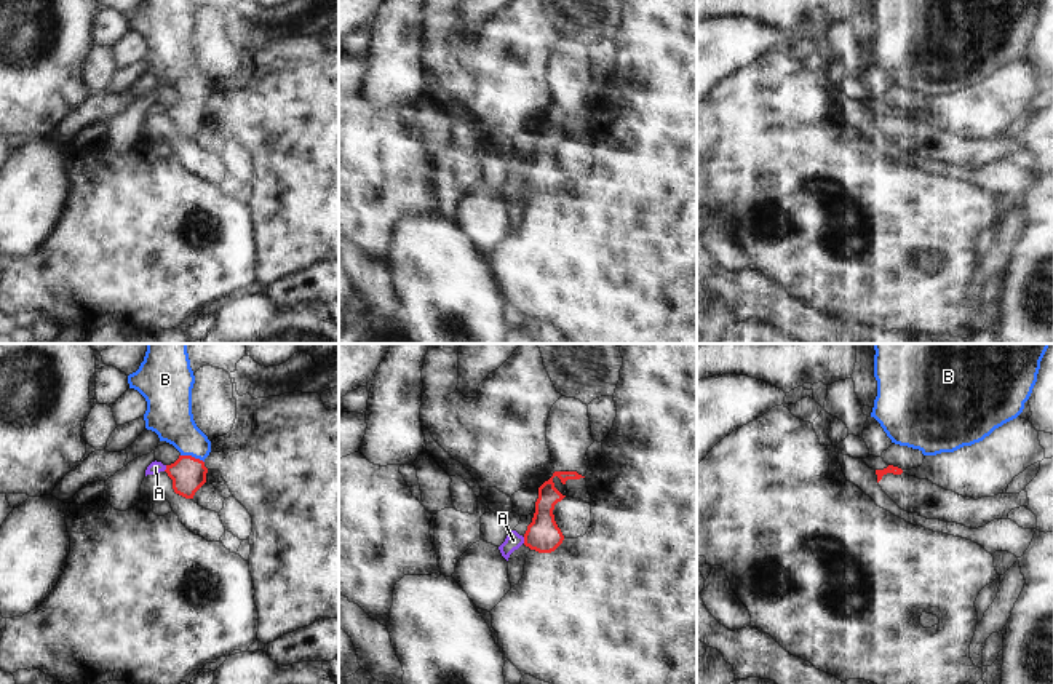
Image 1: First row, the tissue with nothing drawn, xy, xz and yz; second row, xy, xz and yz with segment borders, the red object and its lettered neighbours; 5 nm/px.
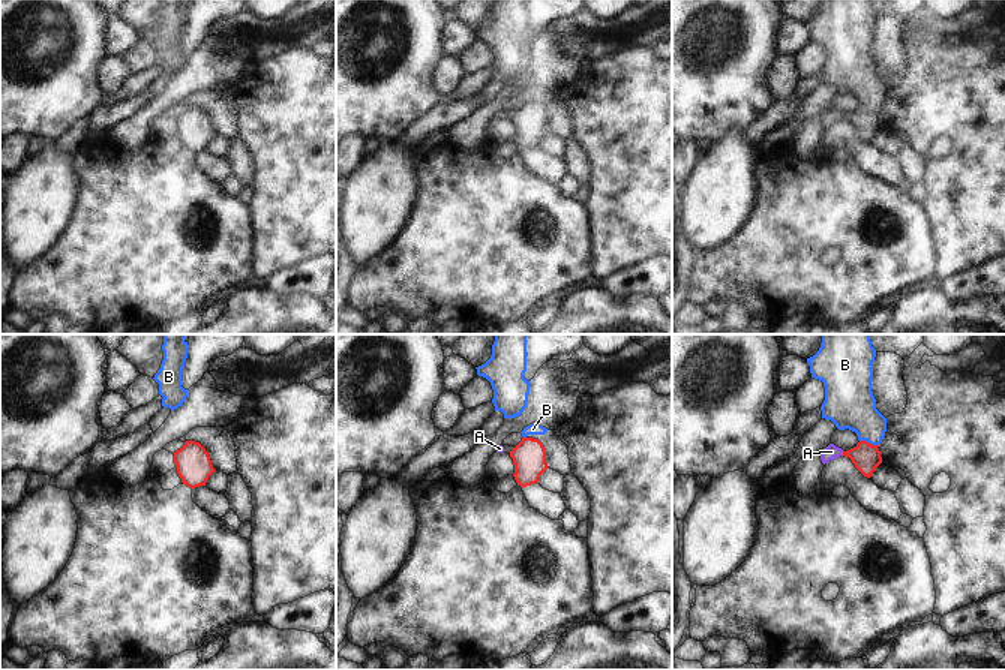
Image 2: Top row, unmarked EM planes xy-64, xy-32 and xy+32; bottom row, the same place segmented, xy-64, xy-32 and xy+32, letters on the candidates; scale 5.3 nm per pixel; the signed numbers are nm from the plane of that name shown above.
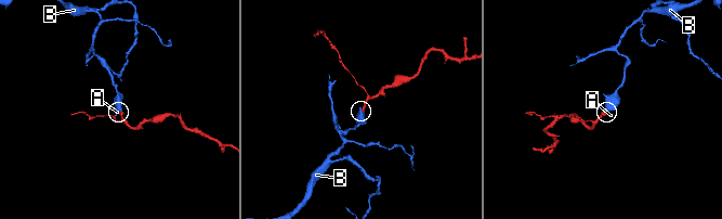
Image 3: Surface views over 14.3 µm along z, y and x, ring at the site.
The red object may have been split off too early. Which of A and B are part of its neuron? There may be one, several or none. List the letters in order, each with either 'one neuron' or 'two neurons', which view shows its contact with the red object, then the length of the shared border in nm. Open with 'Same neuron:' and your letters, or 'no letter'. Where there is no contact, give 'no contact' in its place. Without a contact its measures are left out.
Same neuron: B
A: two neurons; contact in xy; length 40 nm
B: one neuron; contact in xy; length 130 nm

